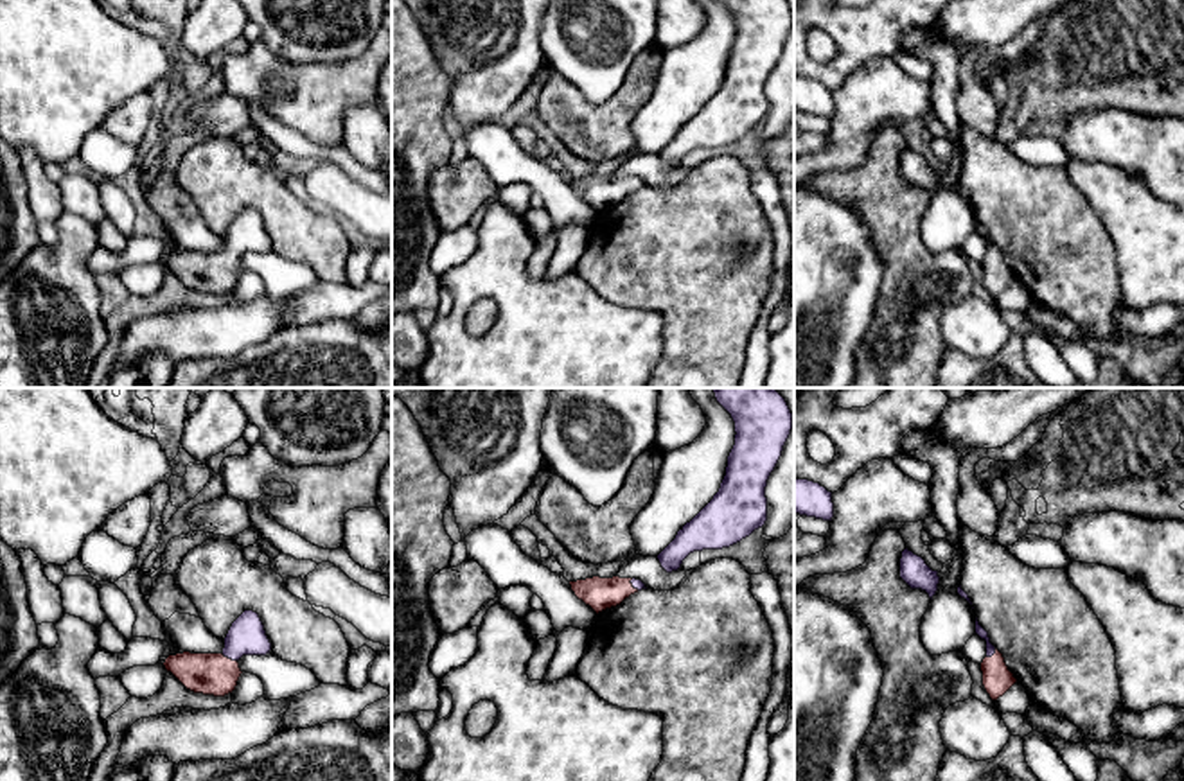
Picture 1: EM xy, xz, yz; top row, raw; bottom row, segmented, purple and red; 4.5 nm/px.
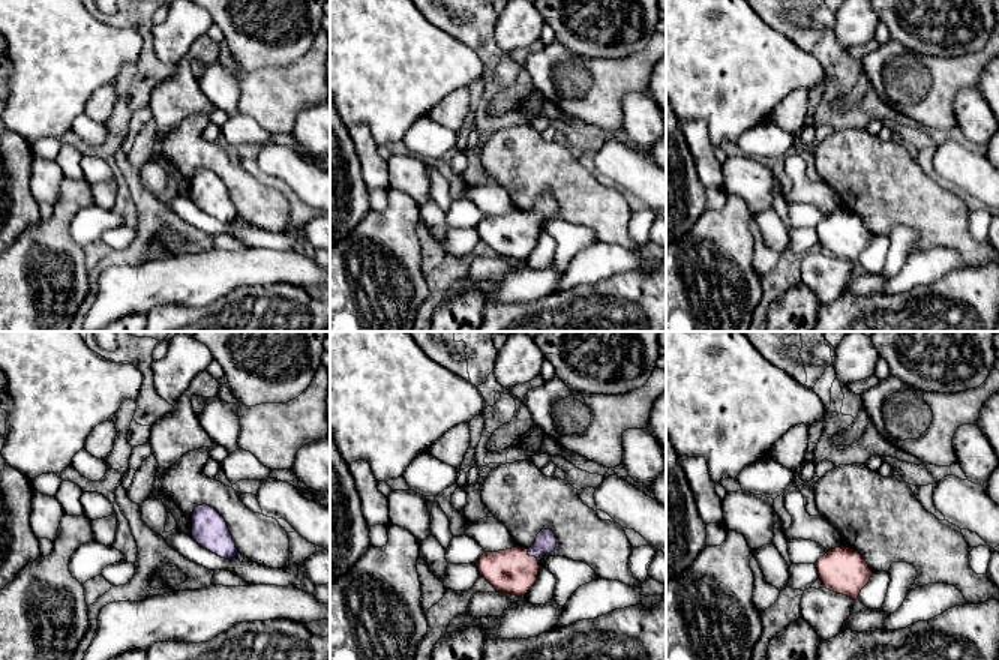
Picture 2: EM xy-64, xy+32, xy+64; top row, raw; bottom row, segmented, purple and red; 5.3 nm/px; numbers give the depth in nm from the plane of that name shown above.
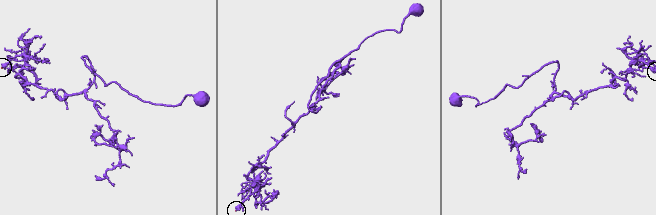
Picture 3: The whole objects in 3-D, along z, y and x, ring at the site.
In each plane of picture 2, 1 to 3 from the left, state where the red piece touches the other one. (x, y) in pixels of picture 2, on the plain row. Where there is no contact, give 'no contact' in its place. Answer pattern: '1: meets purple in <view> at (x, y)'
1: no contact
2: meets purple in xy+32 at (530, 219)
3: no contact

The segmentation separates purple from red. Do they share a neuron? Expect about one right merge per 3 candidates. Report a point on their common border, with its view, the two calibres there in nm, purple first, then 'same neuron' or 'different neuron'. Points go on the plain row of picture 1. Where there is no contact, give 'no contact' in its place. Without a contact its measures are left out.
contact xy (229, 255); calibres 170 and 190 nm; same neuron

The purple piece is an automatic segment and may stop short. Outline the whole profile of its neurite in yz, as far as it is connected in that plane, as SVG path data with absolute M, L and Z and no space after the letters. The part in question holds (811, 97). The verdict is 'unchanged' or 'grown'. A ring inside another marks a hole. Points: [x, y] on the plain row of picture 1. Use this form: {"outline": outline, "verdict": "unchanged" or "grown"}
{"outline": "M794 77L794 110L807 115L832 118L832 90L808 77Z", "verdict": "unchanged"}

